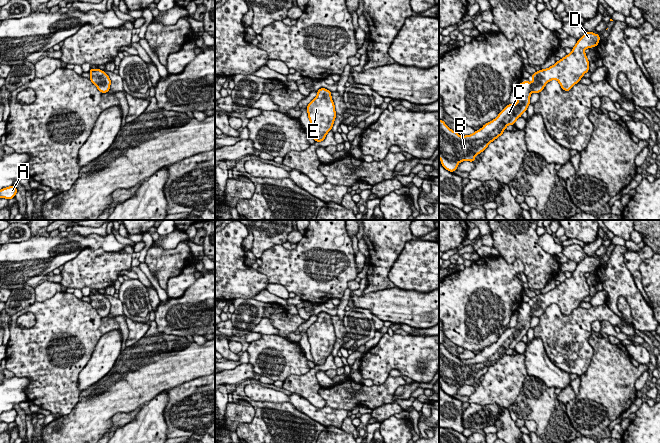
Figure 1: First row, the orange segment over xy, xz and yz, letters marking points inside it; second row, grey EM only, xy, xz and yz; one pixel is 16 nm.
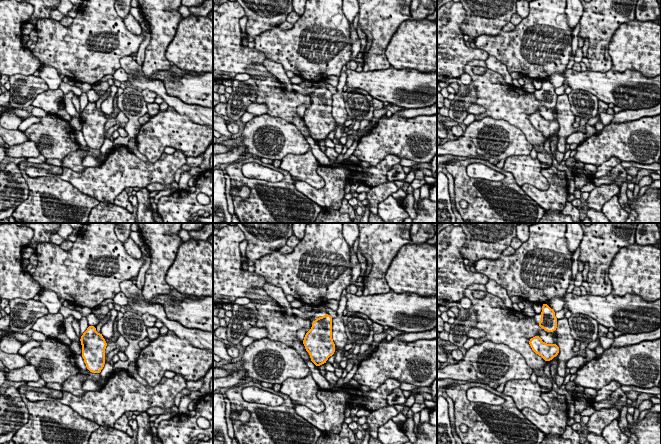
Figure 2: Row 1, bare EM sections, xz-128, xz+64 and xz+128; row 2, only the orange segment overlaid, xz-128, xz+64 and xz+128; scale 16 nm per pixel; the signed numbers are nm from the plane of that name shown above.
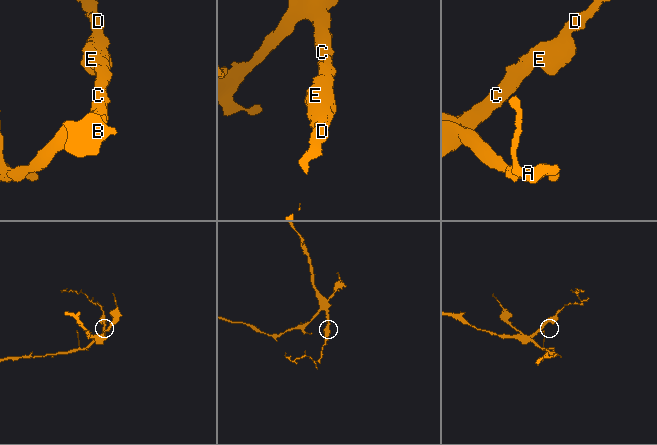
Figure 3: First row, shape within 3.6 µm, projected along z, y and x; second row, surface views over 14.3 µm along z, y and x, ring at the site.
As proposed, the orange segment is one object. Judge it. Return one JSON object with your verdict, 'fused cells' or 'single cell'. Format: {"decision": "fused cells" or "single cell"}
{"decision": "single cell"}

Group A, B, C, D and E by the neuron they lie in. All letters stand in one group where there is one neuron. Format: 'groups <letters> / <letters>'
groups A B C D E

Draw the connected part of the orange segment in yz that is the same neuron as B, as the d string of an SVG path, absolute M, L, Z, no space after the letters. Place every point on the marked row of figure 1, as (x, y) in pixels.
M586 32L577 40L572 52L561 58L553 66L541 69L531 74L532 82L524 81L518 84L519 93L515 104L508 104L492 121L473 134L460 136L451 130L443 120L439 120L439 159L441 165L448 171L454 172L462 161L475 161L480 154L495 141L508 125L514 125L530 105L531 93L540 93L551 80L557 80L564 91L580 82L583 75L589 71L589 61L584 50L596 47L600 35Z

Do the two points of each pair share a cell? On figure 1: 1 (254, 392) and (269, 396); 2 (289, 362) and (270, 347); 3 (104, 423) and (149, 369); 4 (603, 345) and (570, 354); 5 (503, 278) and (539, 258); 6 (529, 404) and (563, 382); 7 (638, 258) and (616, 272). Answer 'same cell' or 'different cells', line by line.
1: same cell
2: same cell
3: same cell
4: different cells
5: different cells
6: different cells
7: different cells

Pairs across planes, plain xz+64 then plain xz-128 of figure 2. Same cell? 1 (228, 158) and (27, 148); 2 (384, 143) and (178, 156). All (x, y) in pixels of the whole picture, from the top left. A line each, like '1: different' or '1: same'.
1: same
2: different

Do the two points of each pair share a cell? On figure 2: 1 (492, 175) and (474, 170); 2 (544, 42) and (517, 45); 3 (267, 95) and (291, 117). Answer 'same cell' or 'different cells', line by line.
1: same cell
2: same cell
3: same cell

